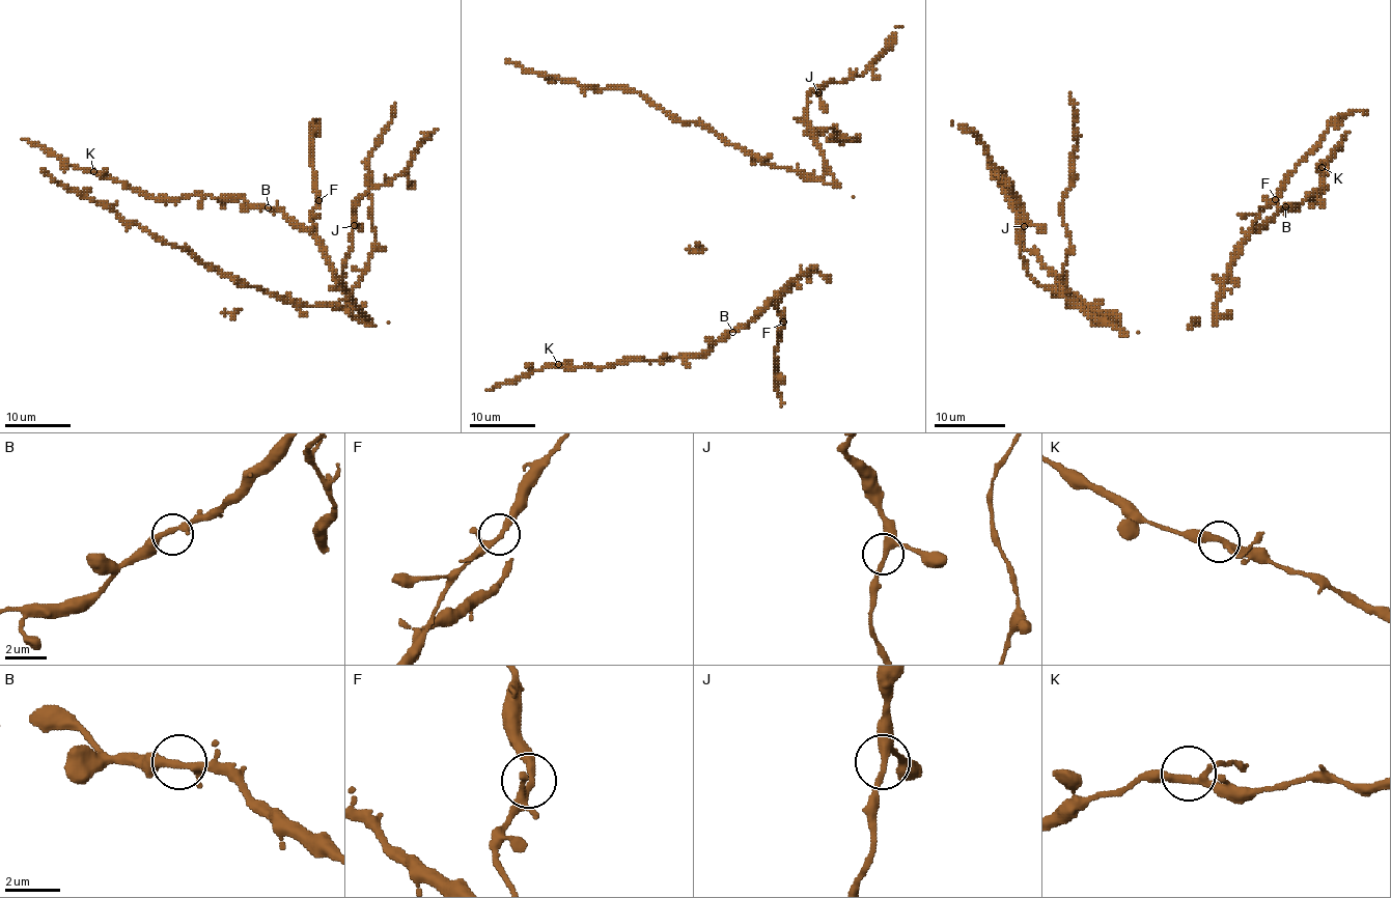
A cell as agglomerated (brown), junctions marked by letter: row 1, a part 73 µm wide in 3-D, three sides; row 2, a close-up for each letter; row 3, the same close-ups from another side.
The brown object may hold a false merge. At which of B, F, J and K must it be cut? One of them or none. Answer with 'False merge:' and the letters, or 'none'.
False merge: none

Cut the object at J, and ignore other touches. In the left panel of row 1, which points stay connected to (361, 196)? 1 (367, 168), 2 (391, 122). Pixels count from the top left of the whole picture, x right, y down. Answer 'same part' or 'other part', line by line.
1: other part
2: other part

